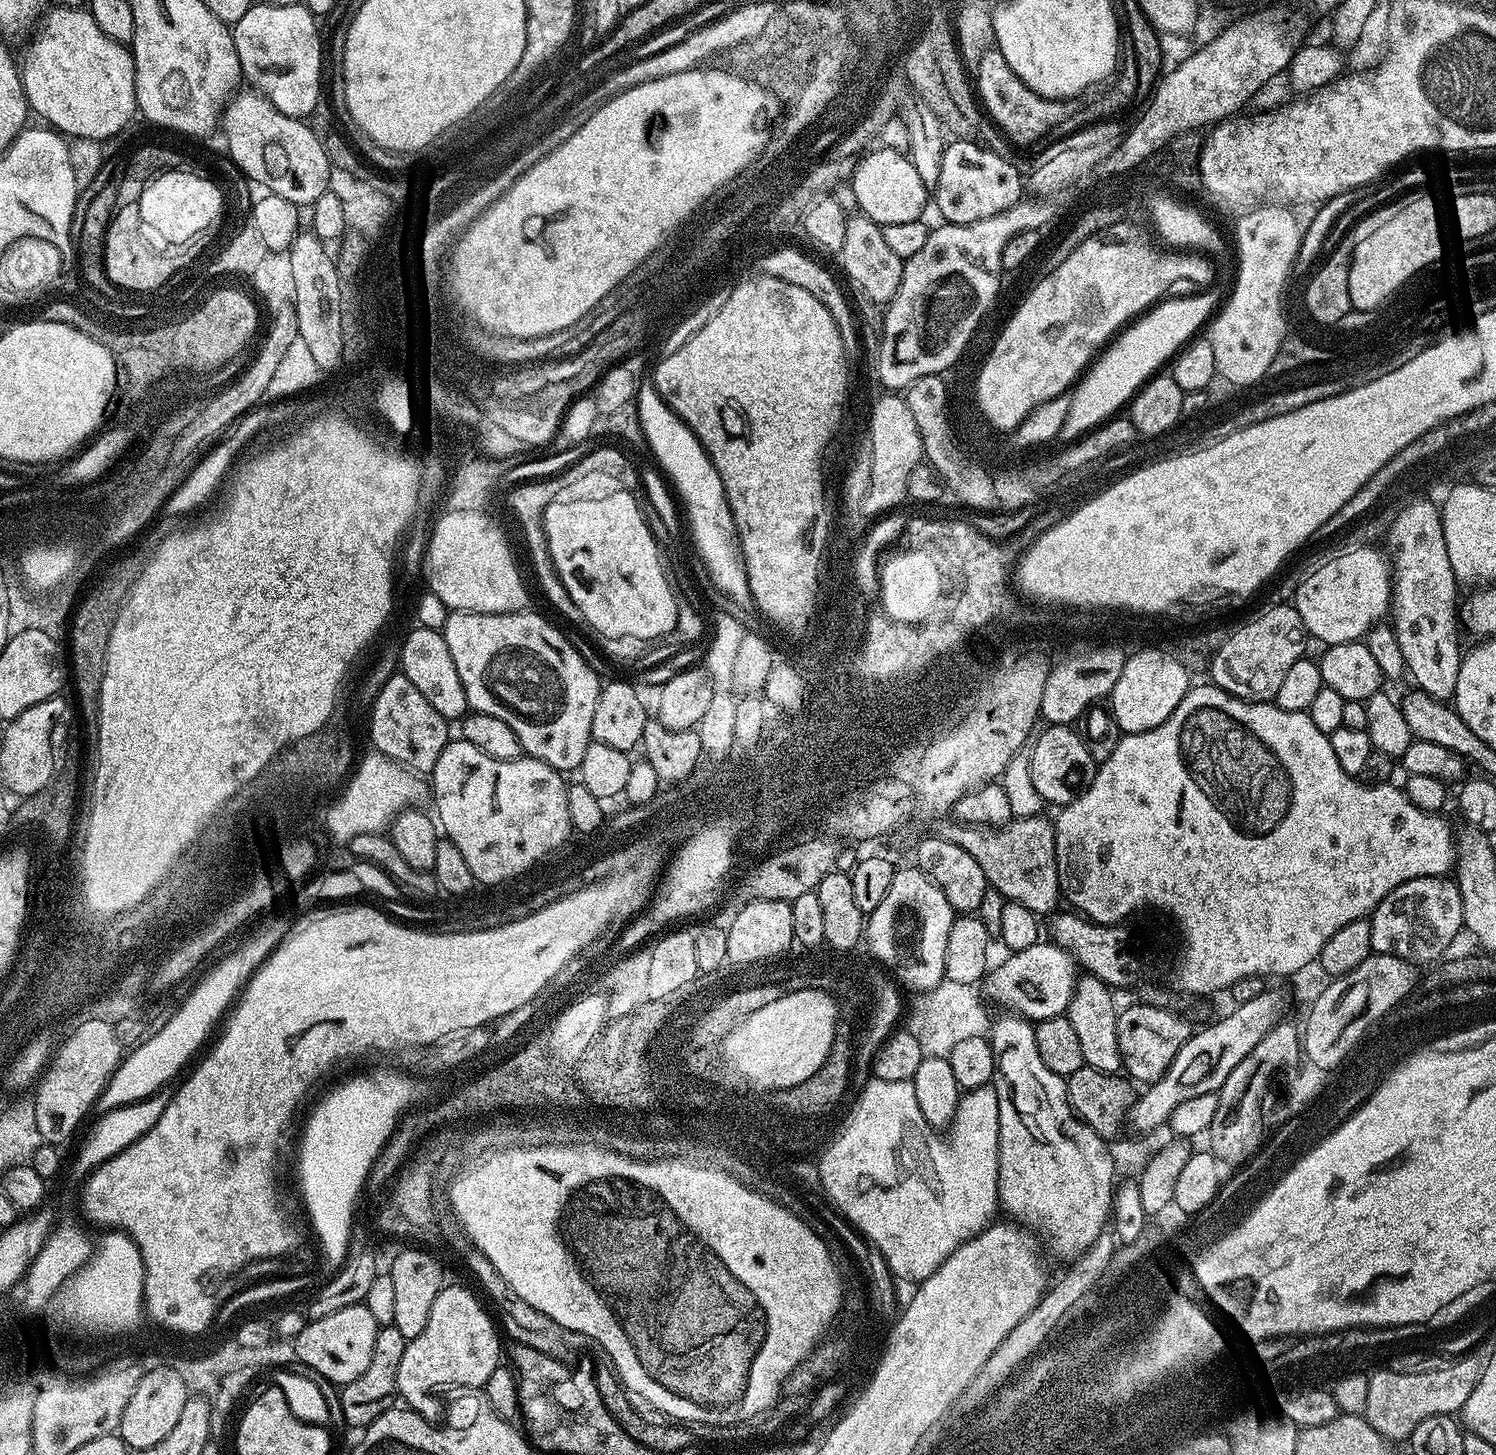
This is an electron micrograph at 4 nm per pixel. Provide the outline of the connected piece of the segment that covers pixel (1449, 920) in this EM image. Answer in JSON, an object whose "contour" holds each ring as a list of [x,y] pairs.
{"contour":[[[1427,876],[1402,882],[1402,886],[1382,898],[1370,919],[1373,953],[1397,956],[1413,966],[1439,961],[1464,928],[1460,886],[1448,876]]]}

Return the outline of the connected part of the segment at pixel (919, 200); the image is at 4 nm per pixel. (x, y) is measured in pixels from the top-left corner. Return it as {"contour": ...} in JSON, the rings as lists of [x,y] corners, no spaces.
{"contour":[[[891,146],[875,149],[874,154],[864,154],[857,159],[850,183],[854,188],[858,209],[881,226],[898,222],[914,222],[925,214],[924,203],[929,203],[930,192],[925,188],[918,170],[903,151],[895,152]]]}

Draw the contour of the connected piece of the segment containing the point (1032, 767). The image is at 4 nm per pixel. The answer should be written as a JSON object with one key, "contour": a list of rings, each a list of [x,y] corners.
{"contour":[[[1053,724],[1045,727],[1040,737],[1031,745],[1032,757],[1028,760],[1028,772],[1032,775],[1032,788],[1044,800],[1055,806],[1074,802],[1092,785],[1096,777],[1097,763],[1090,754],[1084,737],[1075,727]]]}

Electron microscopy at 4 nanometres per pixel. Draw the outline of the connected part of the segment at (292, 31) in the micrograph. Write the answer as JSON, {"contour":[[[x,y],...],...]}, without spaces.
{"contour":[[[270,2],[253,3],[250,10],[246,10],[246,14],[242,14],[242,18],[238,18],[238,22],[231,25],[230,31],[232,33],[232,41],[234,42],[234,50],[238,54],[238,62],[240,63],[240,70],[243,79],[249,80],[251,87],[255,91],[261,92],[262,95],[273,104],[273,106],[279,110],[282,114],[287,116],[294,116],[297,118],[308,118],[312,111],[318,106],[318,102],[322,98],[322,92],[320,92],[320,32],[316,29],[318,24],[317,17],[313,16],[312,11],[308,9],[303,3],[294,2],[290,6],[274,6]]]}

